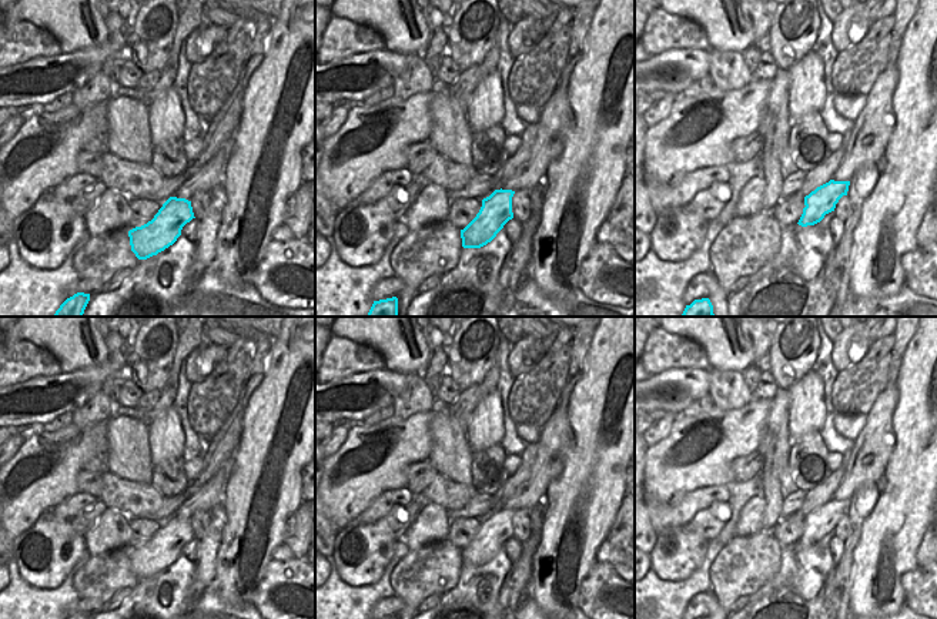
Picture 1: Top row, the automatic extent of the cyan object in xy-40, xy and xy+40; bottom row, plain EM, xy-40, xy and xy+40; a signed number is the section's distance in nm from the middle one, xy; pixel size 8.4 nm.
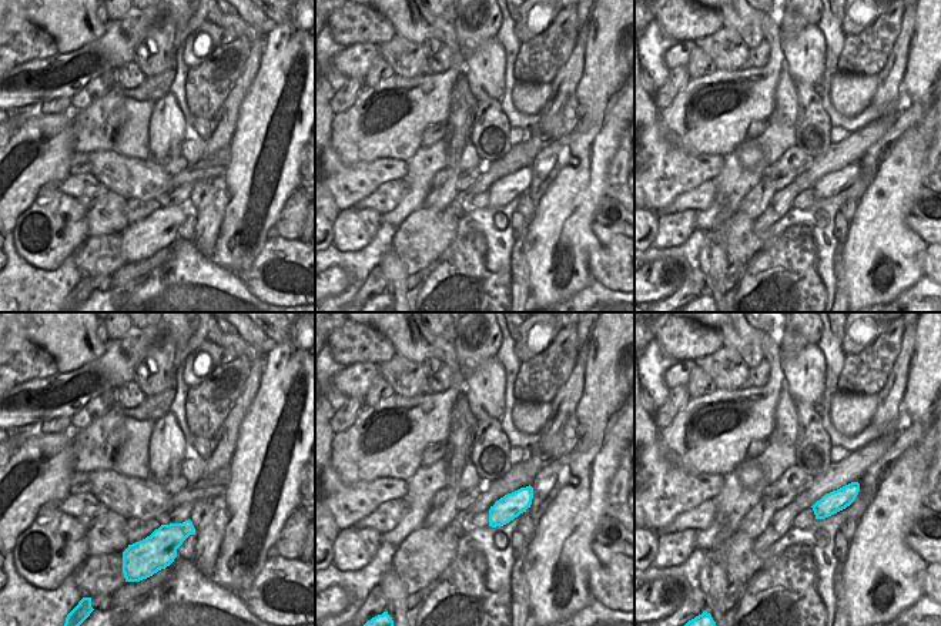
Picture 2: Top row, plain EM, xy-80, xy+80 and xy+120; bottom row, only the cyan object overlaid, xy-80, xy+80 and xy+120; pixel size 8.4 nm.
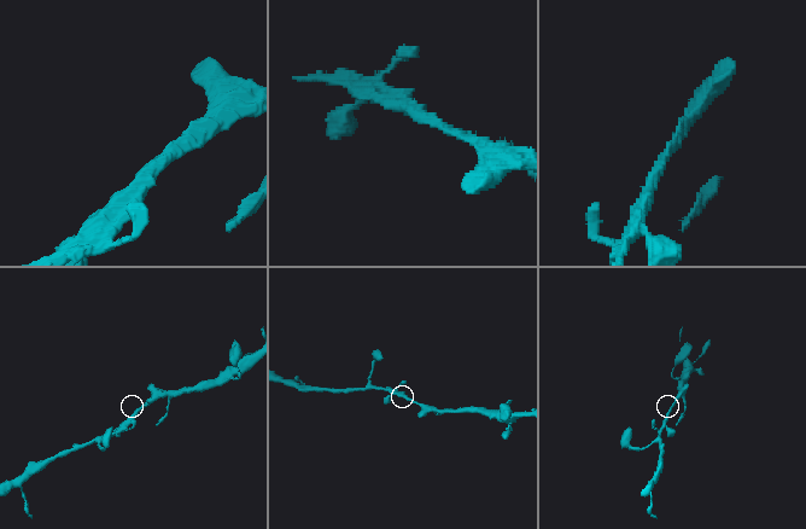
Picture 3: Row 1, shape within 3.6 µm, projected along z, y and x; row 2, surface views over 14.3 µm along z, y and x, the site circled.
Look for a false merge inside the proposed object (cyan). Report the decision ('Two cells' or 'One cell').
One cell.

